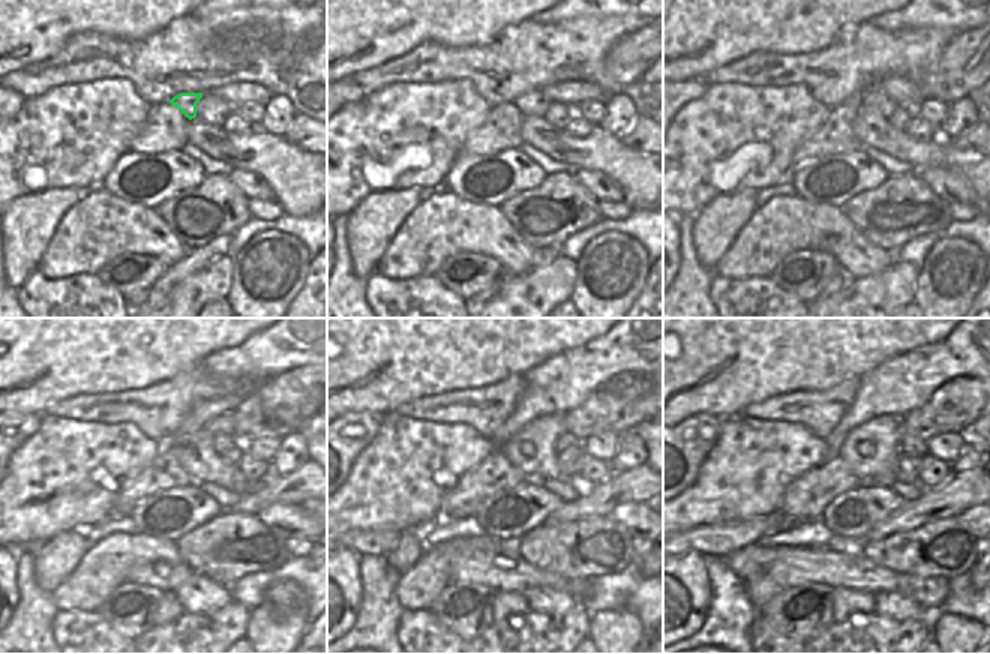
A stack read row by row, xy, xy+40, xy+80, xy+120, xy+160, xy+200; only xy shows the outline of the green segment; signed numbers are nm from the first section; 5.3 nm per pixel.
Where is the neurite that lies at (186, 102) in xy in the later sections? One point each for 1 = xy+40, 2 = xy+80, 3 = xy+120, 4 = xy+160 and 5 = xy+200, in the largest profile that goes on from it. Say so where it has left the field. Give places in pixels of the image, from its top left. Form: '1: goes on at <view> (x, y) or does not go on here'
1: goes on at xy+40 (533, 102)
2: goes on at xy+80 (873, 96)
3: goes on at xy+120 (222, 443)
4: goes on at xy+160 (564, 440)
5: goes on at xy+200 (911, 446)

